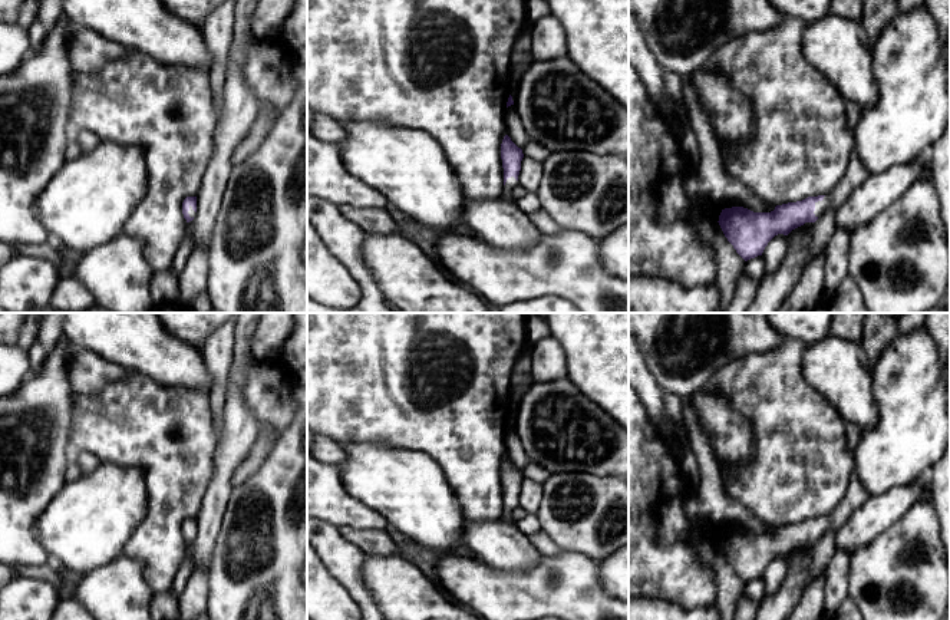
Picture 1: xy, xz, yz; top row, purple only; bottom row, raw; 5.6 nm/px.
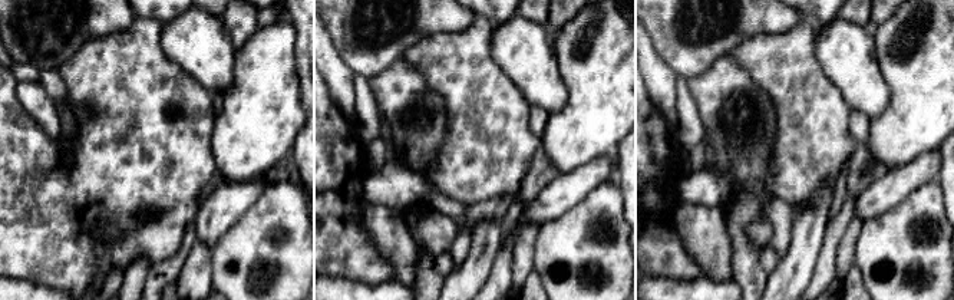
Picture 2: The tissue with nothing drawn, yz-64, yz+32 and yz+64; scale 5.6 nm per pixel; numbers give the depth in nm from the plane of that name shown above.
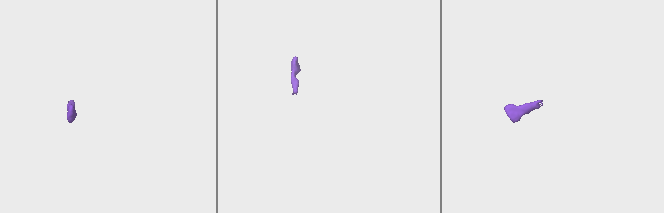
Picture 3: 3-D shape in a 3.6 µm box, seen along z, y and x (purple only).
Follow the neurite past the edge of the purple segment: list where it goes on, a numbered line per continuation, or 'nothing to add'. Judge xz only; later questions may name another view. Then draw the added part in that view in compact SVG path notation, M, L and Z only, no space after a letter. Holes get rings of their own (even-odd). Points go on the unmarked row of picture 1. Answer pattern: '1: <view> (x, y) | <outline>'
1: xz (511, 504) | M511 498L507 501L505 507L504 507L504 514L501 517L502 521L507 521L507 522L514 522L515 524L515 520L512 518L512 511L518 507L518 502Z

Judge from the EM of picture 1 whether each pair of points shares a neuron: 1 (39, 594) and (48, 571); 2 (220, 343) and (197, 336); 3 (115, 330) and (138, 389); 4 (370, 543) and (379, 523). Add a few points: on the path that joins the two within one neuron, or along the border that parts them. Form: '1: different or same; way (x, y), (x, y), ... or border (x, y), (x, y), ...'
1: different; border (17, 576), (48, 580), (55, 587)
2: different; border (218, 327), (200, 348)
3: different; border (131, 370), (144, 373), (162, 385)
4: different; border (342, 528), (386, 530)

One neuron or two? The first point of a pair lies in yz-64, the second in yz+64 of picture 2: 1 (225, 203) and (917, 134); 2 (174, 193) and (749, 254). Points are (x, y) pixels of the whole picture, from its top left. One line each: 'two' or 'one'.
1: one
2: two

